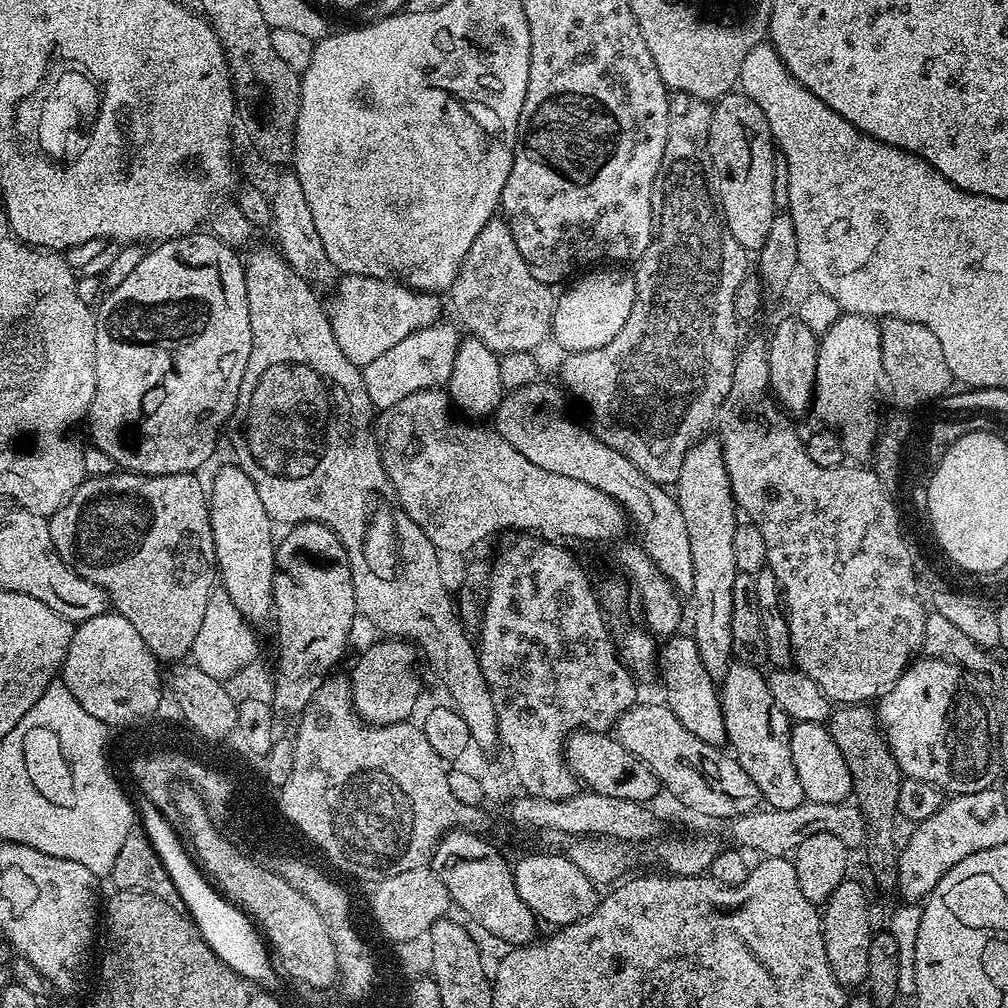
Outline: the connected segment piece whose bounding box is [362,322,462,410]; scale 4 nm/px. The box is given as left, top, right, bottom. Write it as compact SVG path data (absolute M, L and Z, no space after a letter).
M437 322L410 334L410 338L404 338L402 342L390 346L386 354L378 354L374 362L363 365L364 386L373 409L383 410L394 406L402 402L402 398L423 388L447 385L454 370L454 354L458 354L462 332L455 323L452 323L453 325L444 323Z

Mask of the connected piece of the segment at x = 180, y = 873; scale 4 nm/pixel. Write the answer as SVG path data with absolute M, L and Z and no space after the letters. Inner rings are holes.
M141 797L139 802L138 820L143 832L153 844L154 850L157 851L158 858L166 868L166 873L170 874L170 878L178 888L188 915L192 917L192 921L198 926L198 930L206 938L214 954L218 954L218 958L222 958L226 966L233 968L239 976L243 976L253 985L274 983L277 969L274 967L274 960L270 955L270 948L265 937L257 931L253 921L237 905L217 891L211 879L205 875L199 863L194 859L193 853L186 847L181 833L156 808L156 804L145 797Z

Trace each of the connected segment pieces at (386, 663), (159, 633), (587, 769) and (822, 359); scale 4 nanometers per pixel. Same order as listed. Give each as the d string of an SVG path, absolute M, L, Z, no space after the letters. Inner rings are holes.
M384 638L382 642L372 645L355 664L349 673L349 688L352 691L352 704L360 710L370 710L370 719L373 723L399 724L407 721L418 700L420 682L414 670L414 662L418 660L415 647L402 638Z
M117 470L105 476L88 476L76 487L76 491L68 497L66 503L48 520L52 545L58 550L58 554L77 574L94 582L94 586L98 586L107 594L111 607L119 616L126 618L126 622L130 622L130 626L134 626L134 630L138 630L138 634L142 634L142 642L146 642L146 646L150 646L150 650L160 662L165 662L164 660L180 662L191 653L194 640L206 615L207 602L218 584L214 534L208 513L208 496L205 485L204 488L200 485L198 477L199 475L190 472L170 474L169 476L147 476L141 472L125 472L123 470Z
M577 730L565 743L564 758L568 761L568 767L575 774L577 781L598 794L637 802L652 802L648 800L656 796L658 781L654 770L650 770L646 762L630 754L630 750L626 750L626 746L622 746L615 735Z
M840 314L828 329L819 337L818 347L816 350L816 383L814 385L814 409L821 416L820 420L824 424L830 422L836 424L840 430L840 447L849 457L862 456L868 458L871 454L870 445L872 442L872 434L875 431L875 415L874 405L872 405L872 395L875 395L876 378L879 375L879 359L882 357L882 350L880 349L880 332L881 325L877 323L871 316L854 316L851 314Z

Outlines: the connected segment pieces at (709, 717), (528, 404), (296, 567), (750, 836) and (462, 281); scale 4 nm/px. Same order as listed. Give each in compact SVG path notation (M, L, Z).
M688 634L669 636L663 641L658 652L658 678L664 683L666 707L694 734L694 738L702 738L702 742L723 745L728 739L728 730L724 725L724 708L720 705L720 694L717 681L706 674L706 666L702 666L702 658L698 658L696 641Z
M537 378L526 386L513 388L501 399L494 413L495 431L499 432L503 440L510 442L510 446L514 446L514 450L518 450L522 458L534 462L534 466L550 470L554 474L562 474L566 478L578 478L578 482L586 482L610 494L610 498L617 500L631 521L635 525L637 523L643 531L645 542L642 544L642 550L652 559L652 565L667 577L677 592L691 593L694 586L694 554L690 552L690 534L686 530L686 518L682 518L680 503L676 501L675 495L665 485L655 484L637 464L630 462L630 458L603 444L587 427L579 428L564 409L565 389L559 383L551 384L544 379Z
M308 521L293 525L276 547L275 582L272 584L274 621L278 632L276 680L272 686L273 711L277 715L298 716L311 701L343 656L348 638L357 617L352 571L345 547L332 528Z
M805 800L804 803L794 806L794 810L757 810L737 816L731 821L732 836L739 845L745 849L753 848L764 858L774 856L787 857L795 853L797 846L804 841L808 834L820 834L826 832L842 838L842 842L849 850L856 850L856 847L863 845L866 840L866 829L864 827L863 814L855 803L845 802L842 804L831 804L830 802L814 802Z
M493 218L482 226L478 238L474 238L474 246L470 246L460 273L452 283L450 297L456 311L455 319L465 329L468 327L475 339L490 346L492 352L503 354L532 352L552 336L552 315L556 309L552 292L549 285L532 276L512 233L511 223L504 218Z

